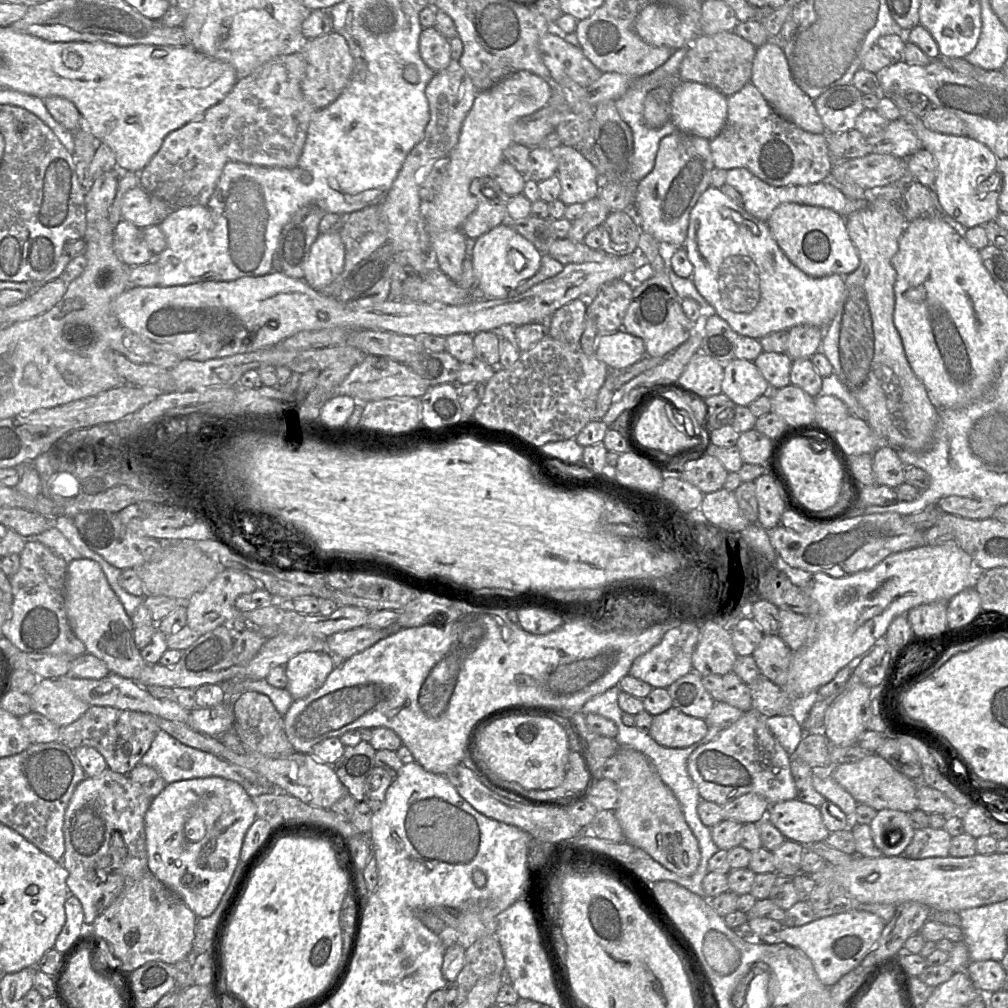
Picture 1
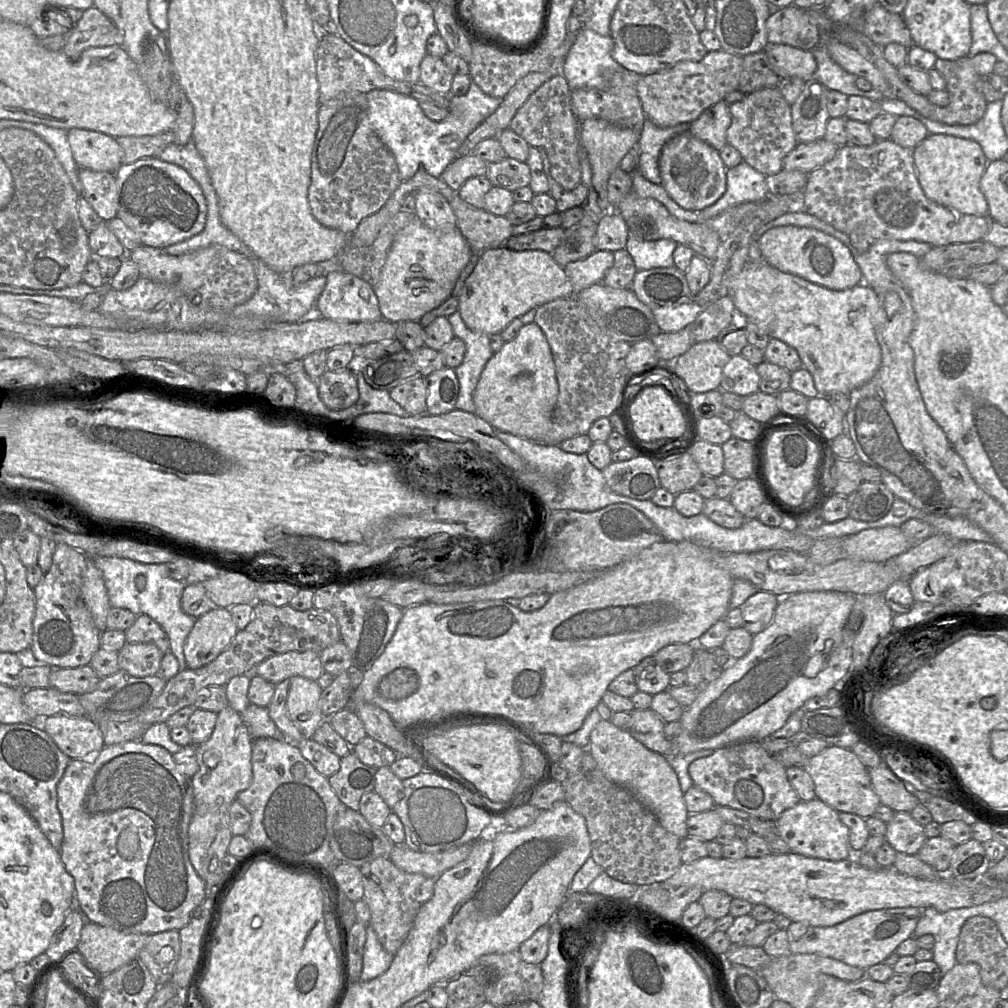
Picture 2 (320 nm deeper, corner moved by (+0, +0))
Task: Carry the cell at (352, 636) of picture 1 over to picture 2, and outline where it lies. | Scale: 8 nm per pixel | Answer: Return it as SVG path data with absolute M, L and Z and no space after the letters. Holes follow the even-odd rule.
M307 650L272 656L259 663L252 675L260 676L276 686L292 676L302 676L317 681L324 672L320 653Z

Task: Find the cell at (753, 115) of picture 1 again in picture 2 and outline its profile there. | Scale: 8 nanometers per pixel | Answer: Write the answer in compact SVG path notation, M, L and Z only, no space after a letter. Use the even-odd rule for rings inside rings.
M778 88L756 90L736 103L729 105L731 124L727 130L727 143L736 148L744 162L765 176L778 174L783 169L784 158L798 145L794 133L791 105L782 97Z

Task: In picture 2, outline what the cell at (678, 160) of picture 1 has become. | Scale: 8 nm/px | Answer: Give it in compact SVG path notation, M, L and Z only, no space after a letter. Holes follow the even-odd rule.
M720 100L690 122L688 131L720 152L728 144L727 130L730 124L729 105Z

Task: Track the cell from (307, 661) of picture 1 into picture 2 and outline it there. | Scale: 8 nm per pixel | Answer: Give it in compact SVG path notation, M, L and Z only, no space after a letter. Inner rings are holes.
M292 676L275 686L275 694L268 706L269 714L286 739L295 744L311 739L325 720L320 707L323 689L317 681L302 676Z

